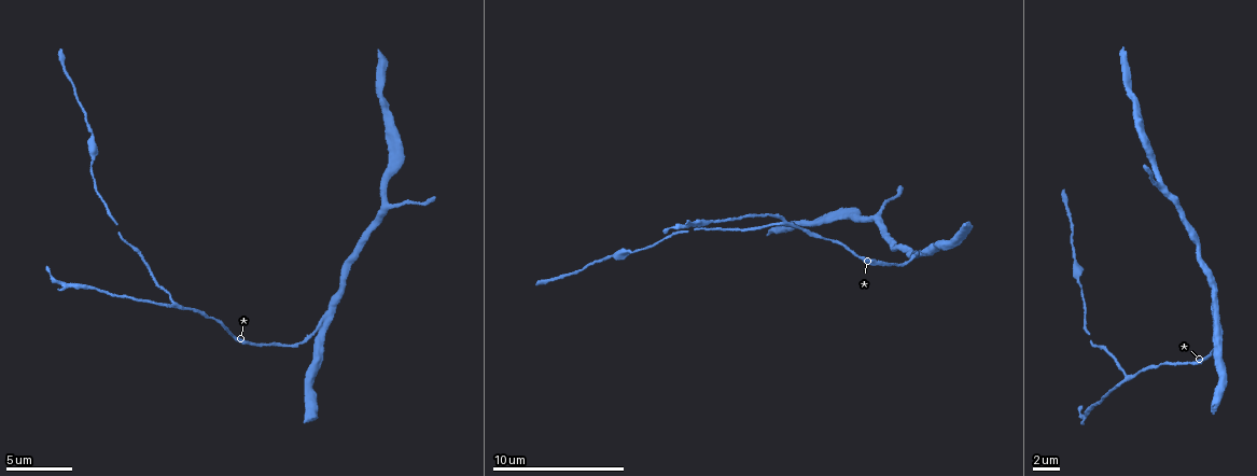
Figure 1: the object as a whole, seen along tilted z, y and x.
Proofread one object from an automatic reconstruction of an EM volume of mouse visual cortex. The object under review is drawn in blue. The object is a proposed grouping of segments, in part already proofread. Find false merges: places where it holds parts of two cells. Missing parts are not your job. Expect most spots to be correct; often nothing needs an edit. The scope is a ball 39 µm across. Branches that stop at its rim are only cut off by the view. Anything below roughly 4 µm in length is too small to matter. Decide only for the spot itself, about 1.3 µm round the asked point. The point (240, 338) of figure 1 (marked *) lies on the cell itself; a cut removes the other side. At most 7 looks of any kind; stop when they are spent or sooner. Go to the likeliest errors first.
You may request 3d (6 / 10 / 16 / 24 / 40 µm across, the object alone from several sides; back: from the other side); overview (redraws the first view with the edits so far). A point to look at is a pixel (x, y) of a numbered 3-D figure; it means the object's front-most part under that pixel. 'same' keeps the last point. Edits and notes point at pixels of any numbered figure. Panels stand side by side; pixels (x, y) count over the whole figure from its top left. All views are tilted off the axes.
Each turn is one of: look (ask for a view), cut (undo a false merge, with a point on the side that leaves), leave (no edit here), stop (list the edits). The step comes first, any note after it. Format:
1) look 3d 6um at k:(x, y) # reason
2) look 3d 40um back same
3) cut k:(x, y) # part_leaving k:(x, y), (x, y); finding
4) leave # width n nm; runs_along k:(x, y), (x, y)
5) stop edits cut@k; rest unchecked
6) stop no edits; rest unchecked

look 3d 10um at 1:(782, 222) # three arms meet

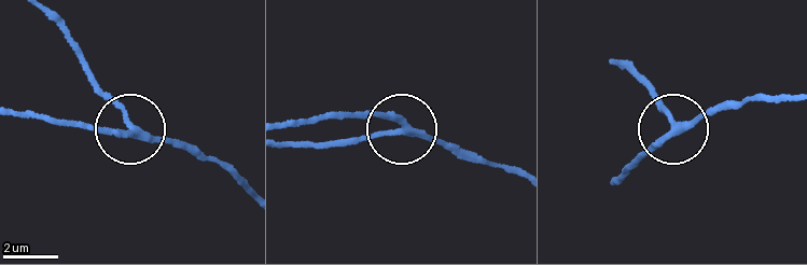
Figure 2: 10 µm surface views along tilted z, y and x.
look 3d 6um at 2:(401, 125) # zoom in

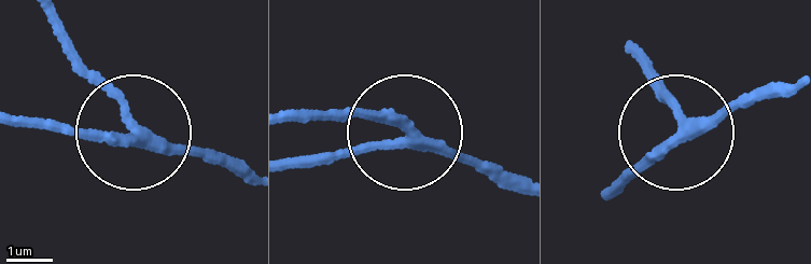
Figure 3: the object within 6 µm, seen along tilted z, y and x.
leave # arms 3; runs_along 3:(517, 184), (389, 125), (288, 109); one cell here

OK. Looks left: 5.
look 3d 10um at 1:(321, 337) # two arms in line, one across

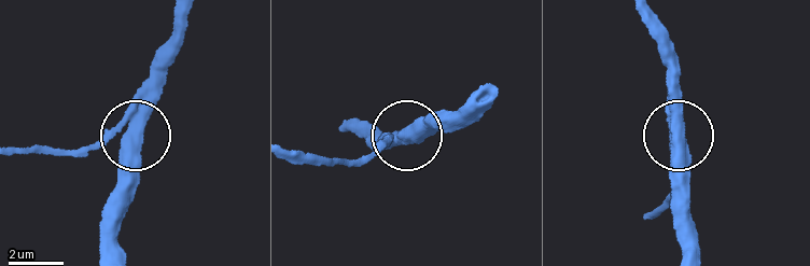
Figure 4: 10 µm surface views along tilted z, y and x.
look 3d 10um back at 4:(138, 140)

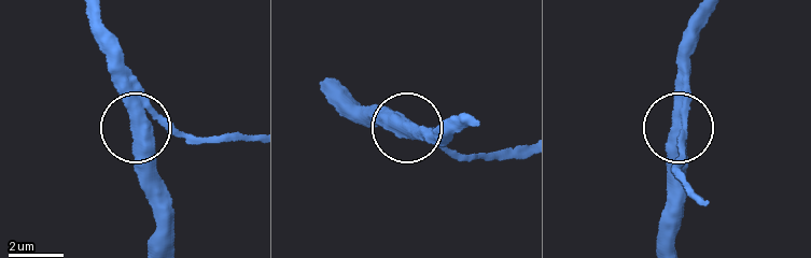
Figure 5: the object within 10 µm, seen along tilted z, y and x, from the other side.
leave # runs_along 5:(522, 153), (459, 159), (374, 106); one cell here

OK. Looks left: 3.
look 3d 16um at 1:(1079, 281) # sudden change in width

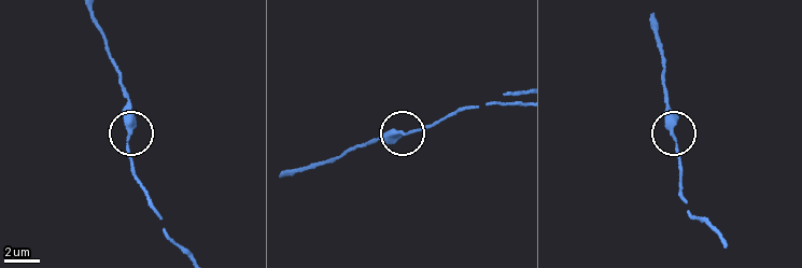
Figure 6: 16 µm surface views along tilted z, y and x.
leave # runs_along 6:(180, 250), (166, 234), (138, 179), (124, 86); all the same cell

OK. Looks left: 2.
stop no edits; rest unchecked

